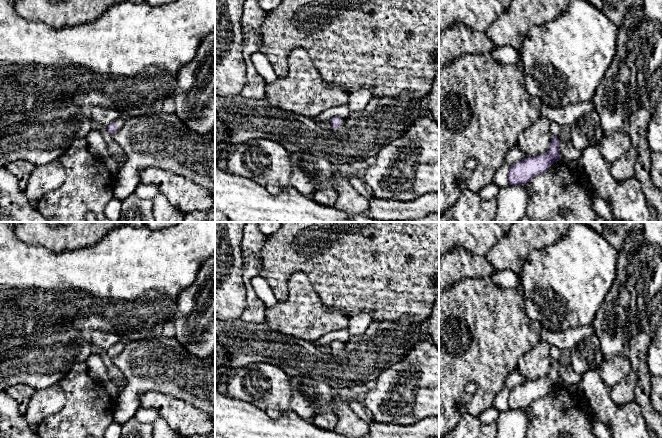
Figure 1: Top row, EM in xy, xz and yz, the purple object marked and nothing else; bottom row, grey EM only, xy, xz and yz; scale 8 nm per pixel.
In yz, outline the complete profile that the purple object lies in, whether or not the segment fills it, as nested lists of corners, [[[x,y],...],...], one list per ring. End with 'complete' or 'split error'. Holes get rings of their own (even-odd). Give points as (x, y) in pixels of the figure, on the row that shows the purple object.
[[[553,136],[550,149],[546,153],[525,158],[509,167],[509,185],[526,184],[534,176],[545,173],[554,162],[560,159],[559,140]]]; complete

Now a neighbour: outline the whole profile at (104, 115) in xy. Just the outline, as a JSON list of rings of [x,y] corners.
[[[93,106],[89,108],[89,112],[91,119],[94,122],[98,122],[105,127],[107,127],[113,121],[124,117],[116,109],[104,106]]]

